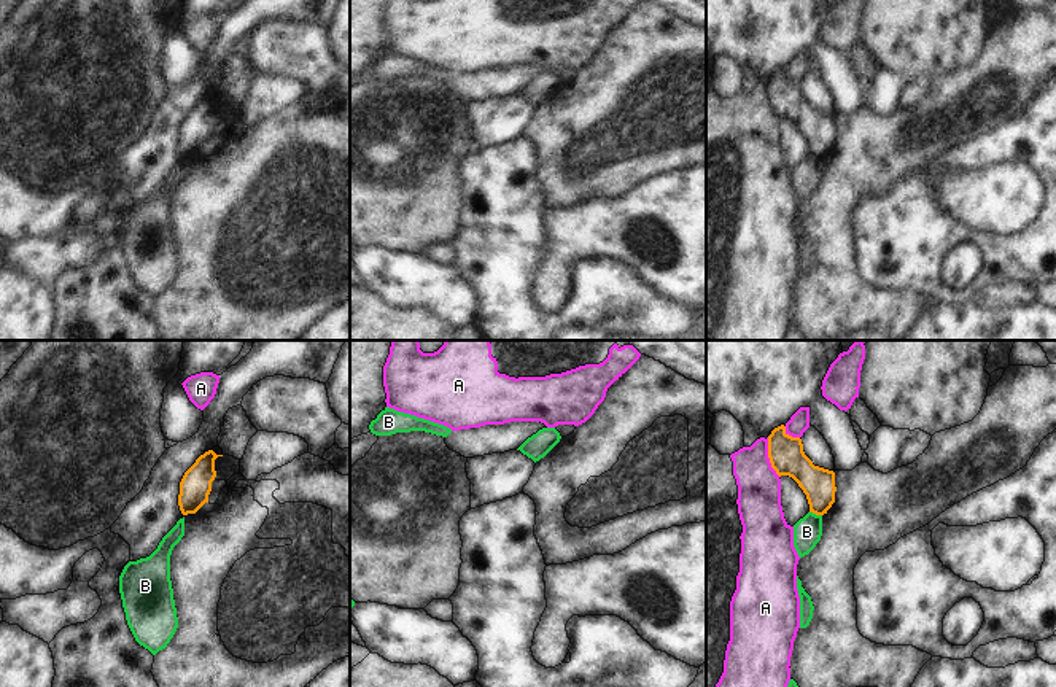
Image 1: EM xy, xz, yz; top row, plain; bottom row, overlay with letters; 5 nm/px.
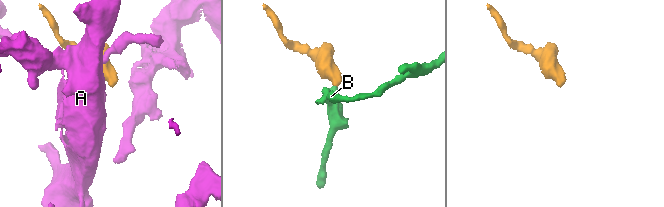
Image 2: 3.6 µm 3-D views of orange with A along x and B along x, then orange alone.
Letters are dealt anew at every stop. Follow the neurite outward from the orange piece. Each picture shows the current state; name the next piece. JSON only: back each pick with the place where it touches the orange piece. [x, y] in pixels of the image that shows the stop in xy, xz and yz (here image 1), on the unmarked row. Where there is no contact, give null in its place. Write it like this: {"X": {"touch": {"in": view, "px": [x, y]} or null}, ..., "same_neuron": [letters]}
{"same_neuron": []}

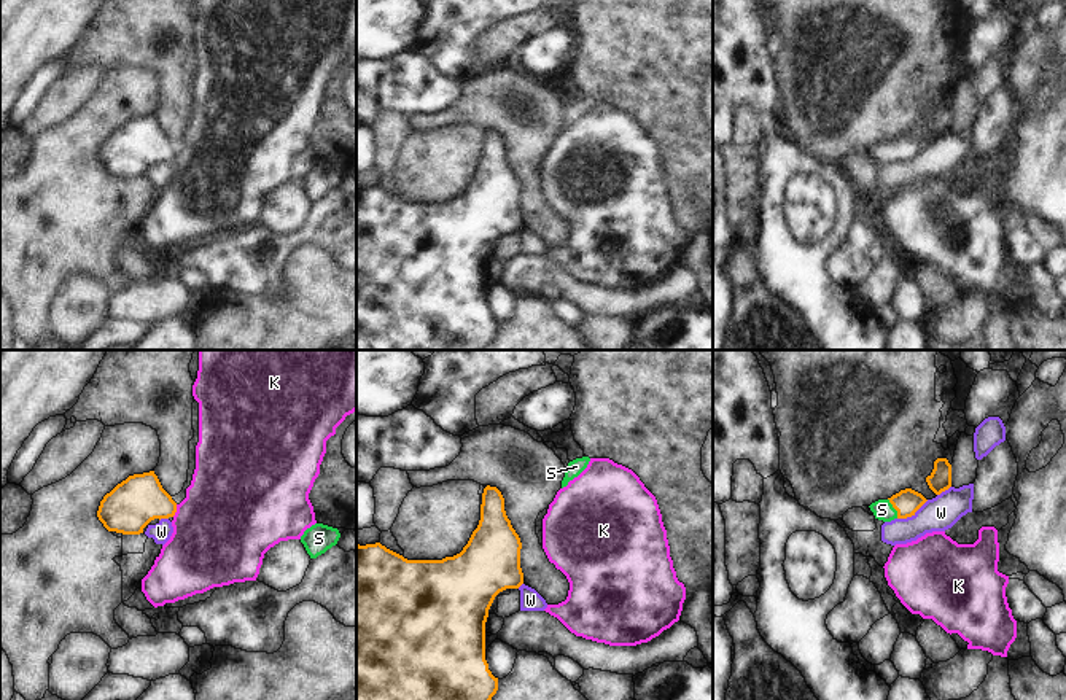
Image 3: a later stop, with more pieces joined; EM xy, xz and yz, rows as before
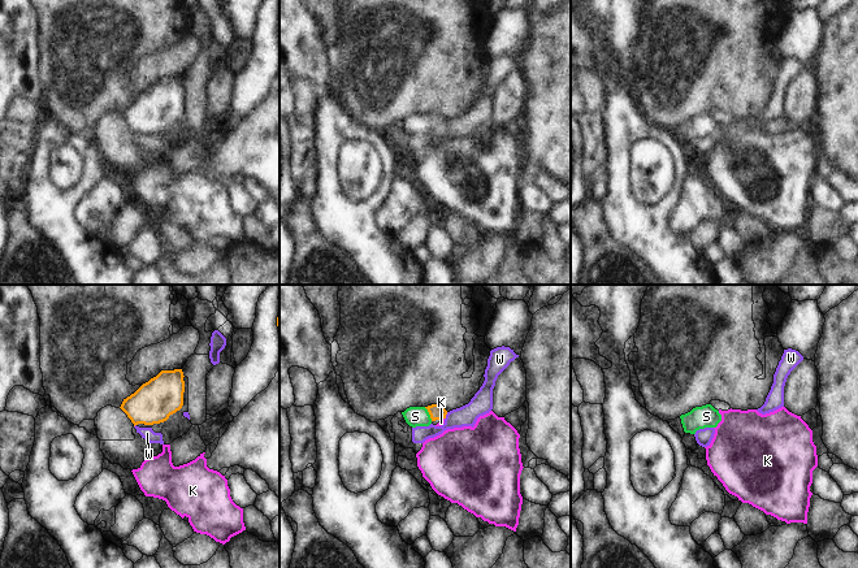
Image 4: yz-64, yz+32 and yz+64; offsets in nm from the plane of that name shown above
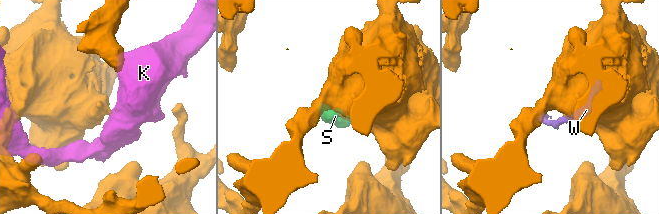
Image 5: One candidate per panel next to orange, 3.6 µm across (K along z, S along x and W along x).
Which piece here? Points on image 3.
{"S": {"touch": {"in": "yz", "px": [893, 150]}}, "same_neuron": ["S"]}

